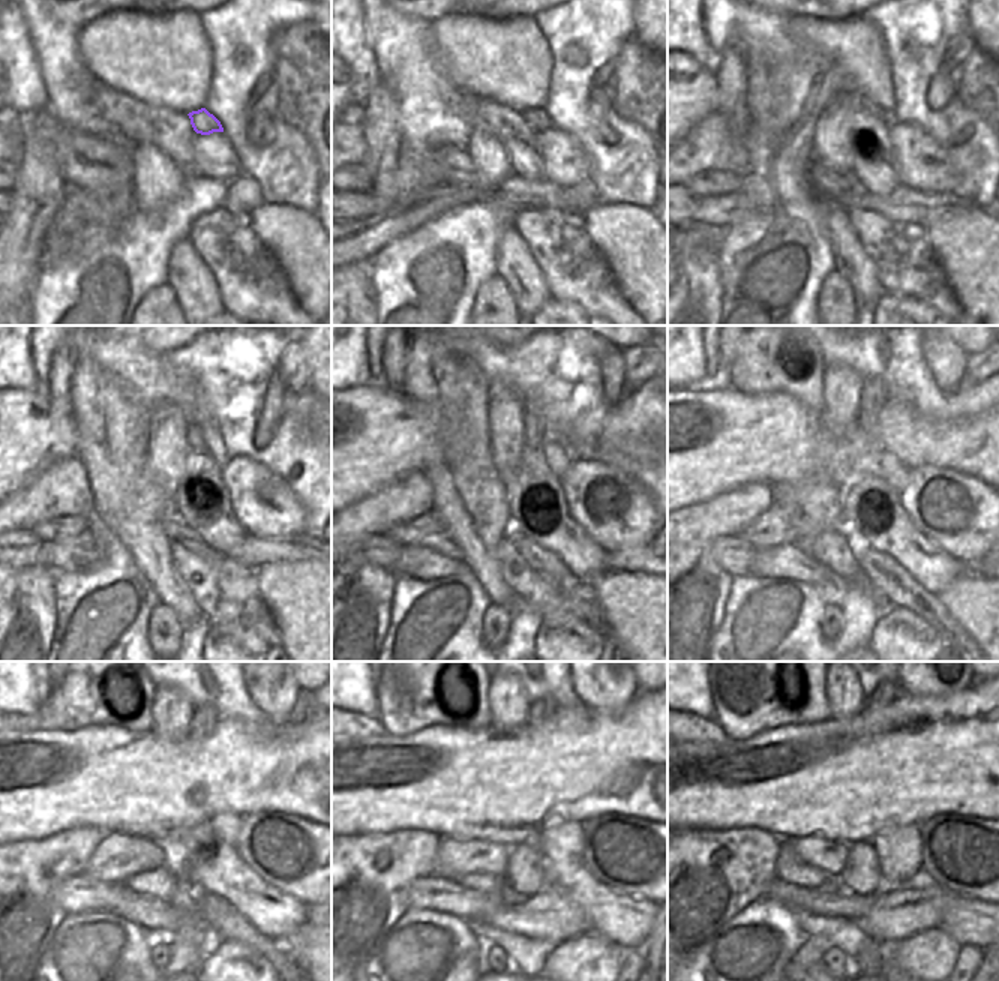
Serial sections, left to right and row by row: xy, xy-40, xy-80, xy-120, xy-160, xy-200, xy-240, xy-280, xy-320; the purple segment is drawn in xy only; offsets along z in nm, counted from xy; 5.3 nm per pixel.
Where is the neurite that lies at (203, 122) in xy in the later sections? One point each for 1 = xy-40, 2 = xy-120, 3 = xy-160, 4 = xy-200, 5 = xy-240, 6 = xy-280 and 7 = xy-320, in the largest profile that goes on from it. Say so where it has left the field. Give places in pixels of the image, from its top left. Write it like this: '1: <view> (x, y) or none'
1: xy-40 (537, 119)
2: xy-120 (195, 440)
3: xy-160 (534, 423)
4: xy-200 (873, 396)
5: xy-240 (204, 717)
6: xy-280 (542, 708)
7: xy-320 (887, 692)

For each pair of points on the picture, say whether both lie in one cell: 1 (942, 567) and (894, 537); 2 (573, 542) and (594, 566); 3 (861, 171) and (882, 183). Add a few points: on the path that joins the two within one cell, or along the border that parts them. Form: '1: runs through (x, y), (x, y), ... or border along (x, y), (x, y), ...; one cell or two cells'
1: runs through (930, 566), (906, 543); one cell
2: runs through (576, 548), (588, 560); one cell
3: runs through (866, 171), (870, 171), (878, 179); one cell

